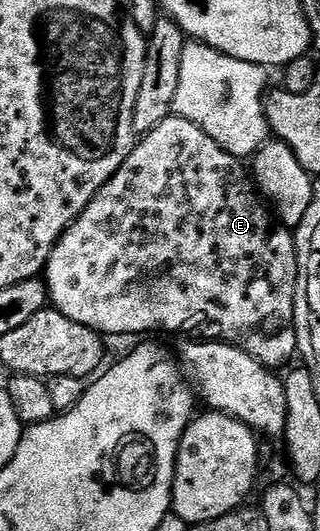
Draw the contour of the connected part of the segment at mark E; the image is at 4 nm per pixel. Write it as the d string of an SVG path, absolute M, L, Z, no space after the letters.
M179 116L168 117L163 123L159 123L159 127L155 127L155 131L144 134L134 144L129 158L123 163L123 167L119 167L119 171L115 171L113 178L95 195L95 199L91 199L91 203L87 203L87 207L79 215L79 219L75 219L75 223L71 223L71 227L57 241L57 245L51 251L49 261L45 265L43 280L46 289L49 290L49 300L52 308L58 309L63 315L67 315L67 319L71 319L75 323L83 323L83 327L94 329L95 332L102 335L108 333L194 333L194 338L203 341L224 341L226 345L234 345L236 349L243 350L247 355L251 355L259 363L266 365L270 371L281 371L290 364L288 363L292 357L298 356L297 352L297 322L299 320L299 298L297 295L297 287L299 278L297 276L297 243L294 234L286 225L282 225L276 216L271 212L268 204L263 200L260 193L257 192L250 174L247 172L238 158L233 157L227 151L223 151L223 147L219 147L219 143L215 143L215 139L211 139L211 135L207 135L195 123L191 123L187 119Z

